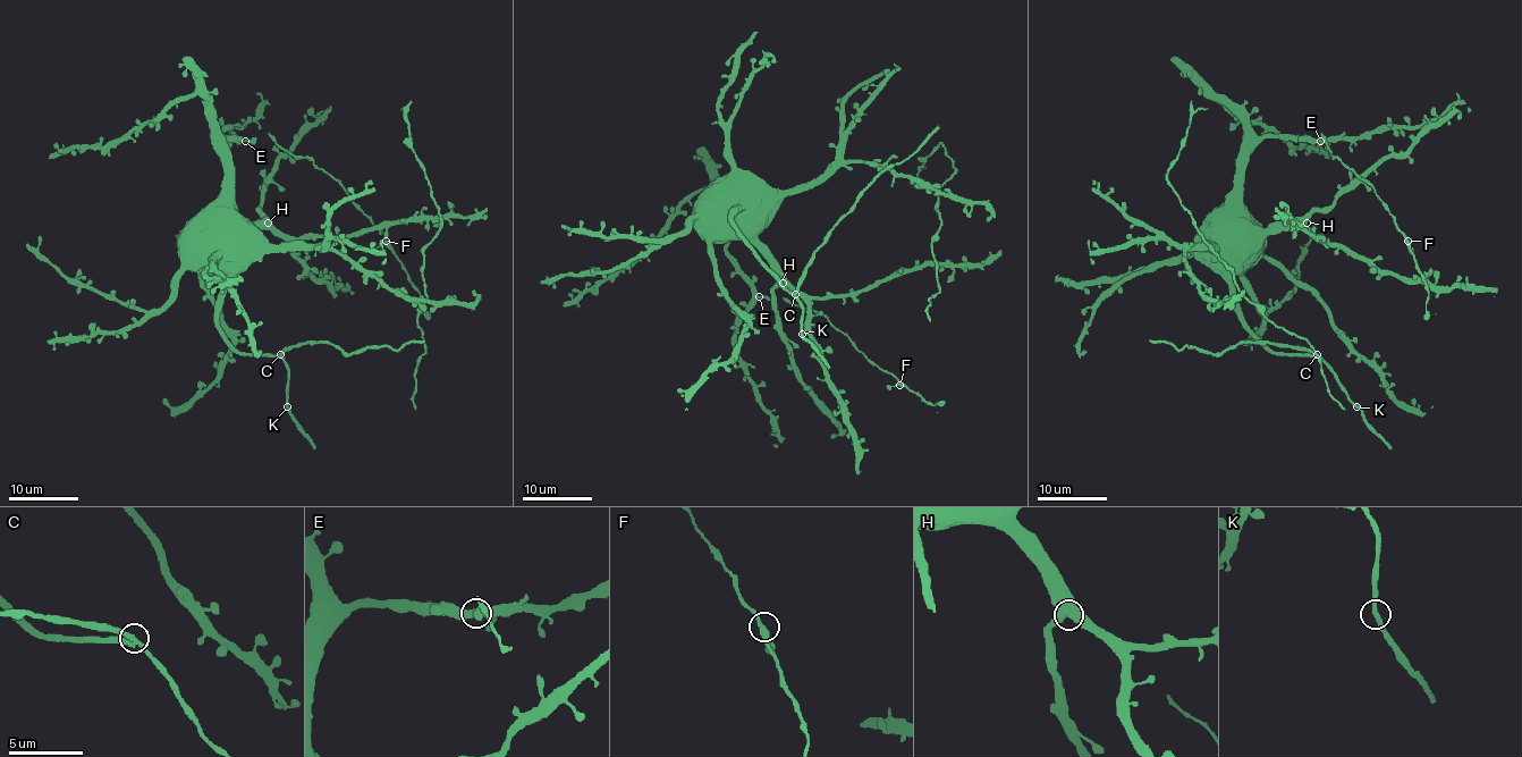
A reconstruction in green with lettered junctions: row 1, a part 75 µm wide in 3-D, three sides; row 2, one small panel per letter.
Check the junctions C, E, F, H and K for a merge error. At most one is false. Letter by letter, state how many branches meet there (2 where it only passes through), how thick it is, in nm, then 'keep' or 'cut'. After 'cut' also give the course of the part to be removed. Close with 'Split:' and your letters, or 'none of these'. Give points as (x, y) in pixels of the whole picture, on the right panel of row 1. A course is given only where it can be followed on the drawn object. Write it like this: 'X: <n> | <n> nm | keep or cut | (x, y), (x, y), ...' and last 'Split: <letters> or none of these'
C: 3 | 280 nm | cut | (1317, 354), (1252, 342), (1237, 342), (1211, 354), (1195, 347), (1178, 348), (1173, 344), (1149, 341)
E: 3 | 360 nm | keep
F: 3 | 280 nm | keep
H: 3 | 480 nm | keep
K: 2 | 300 nm | keep
Split: C

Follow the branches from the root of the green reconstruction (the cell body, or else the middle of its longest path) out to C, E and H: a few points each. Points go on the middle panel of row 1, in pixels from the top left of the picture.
C: (732, 182), (726, 176), (726, 192), (736, 204), (732, 215), (733, 228), (751, 246), (754, 257), (794, 293)
E: (732, 182), (738, 225), (726, 243), (726, 257), (759, 296)
H: (732, 182), (742, 182), (755, 196), (755, 246), (783, 283)

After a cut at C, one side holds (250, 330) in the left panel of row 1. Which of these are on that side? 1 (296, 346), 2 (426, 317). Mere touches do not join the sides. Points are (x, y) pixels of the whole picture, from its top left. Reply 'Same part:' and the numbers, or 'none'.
Same part: 2

